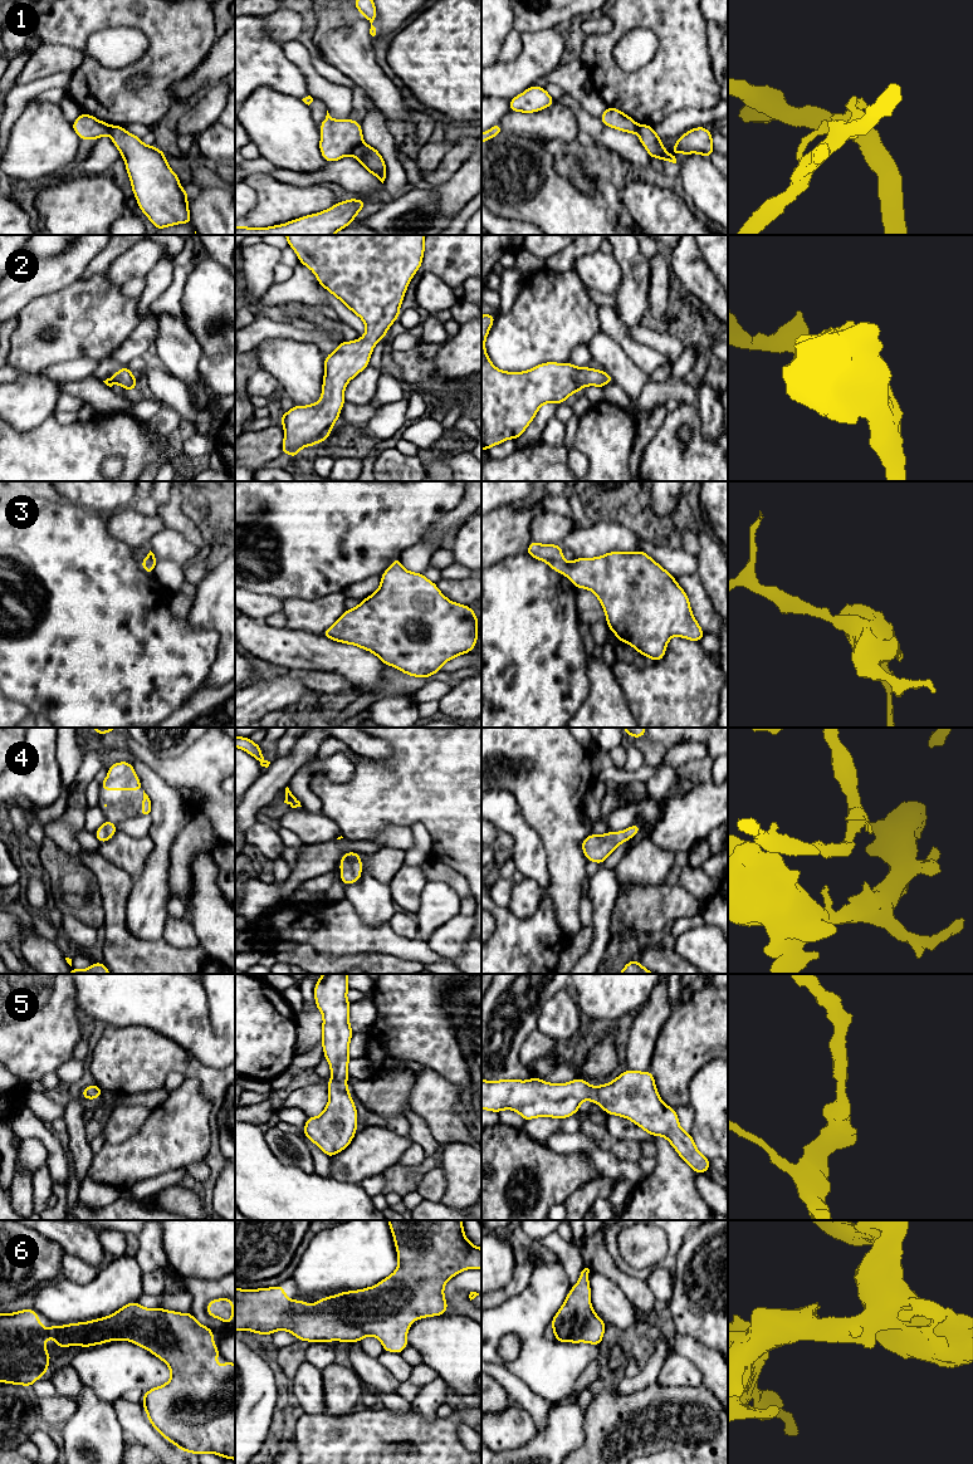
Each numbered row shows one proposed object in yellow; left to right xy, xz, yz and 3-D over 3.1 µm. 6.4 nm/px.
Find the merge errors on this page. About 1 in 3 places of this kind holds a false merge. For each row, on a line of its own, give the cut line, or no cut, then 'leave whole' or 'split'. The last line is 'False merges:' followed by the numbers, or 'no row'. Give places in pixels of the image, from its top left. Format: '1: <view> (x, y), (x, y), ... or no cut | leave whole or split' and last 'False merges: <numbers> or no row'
1: xz (362, 141), (350, 153) | split
2: no cut | leave whole
3: no cut | leave whole
4: no cut | leave whole
5: no cut | leave whole
6: no cut | leave whole
False merges: 1

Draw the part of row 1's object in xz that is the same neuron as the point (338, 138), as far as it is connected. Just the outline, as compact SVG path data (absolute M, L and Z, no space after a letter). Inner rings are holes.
M328 111L321 128L319 150L327 162L336 162L352 153L363 142L362 127L355 119L333 119Z

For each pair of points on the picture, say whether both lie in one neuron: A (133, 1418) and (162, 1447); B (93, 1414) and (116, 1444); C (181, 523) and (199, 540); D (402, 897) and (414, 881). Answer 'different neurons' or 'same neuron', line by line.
A: same neuron
B: same neuron
C: same neuron
D: same neuron

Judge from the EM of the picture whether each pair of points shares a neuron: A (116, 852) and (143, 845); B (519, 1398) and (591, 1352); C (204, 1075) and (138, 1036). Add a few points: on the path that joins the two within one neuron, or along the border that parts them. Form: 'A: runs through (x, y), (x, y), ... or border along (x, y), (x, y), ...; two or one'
A: runs through (122, 851), (135, 851), (137, 848); one
B: border along (508, 1371), (552, 1404); two
C: runs through (187, 1065), (172, 1057), (159, 1056), (155, 1052); one

